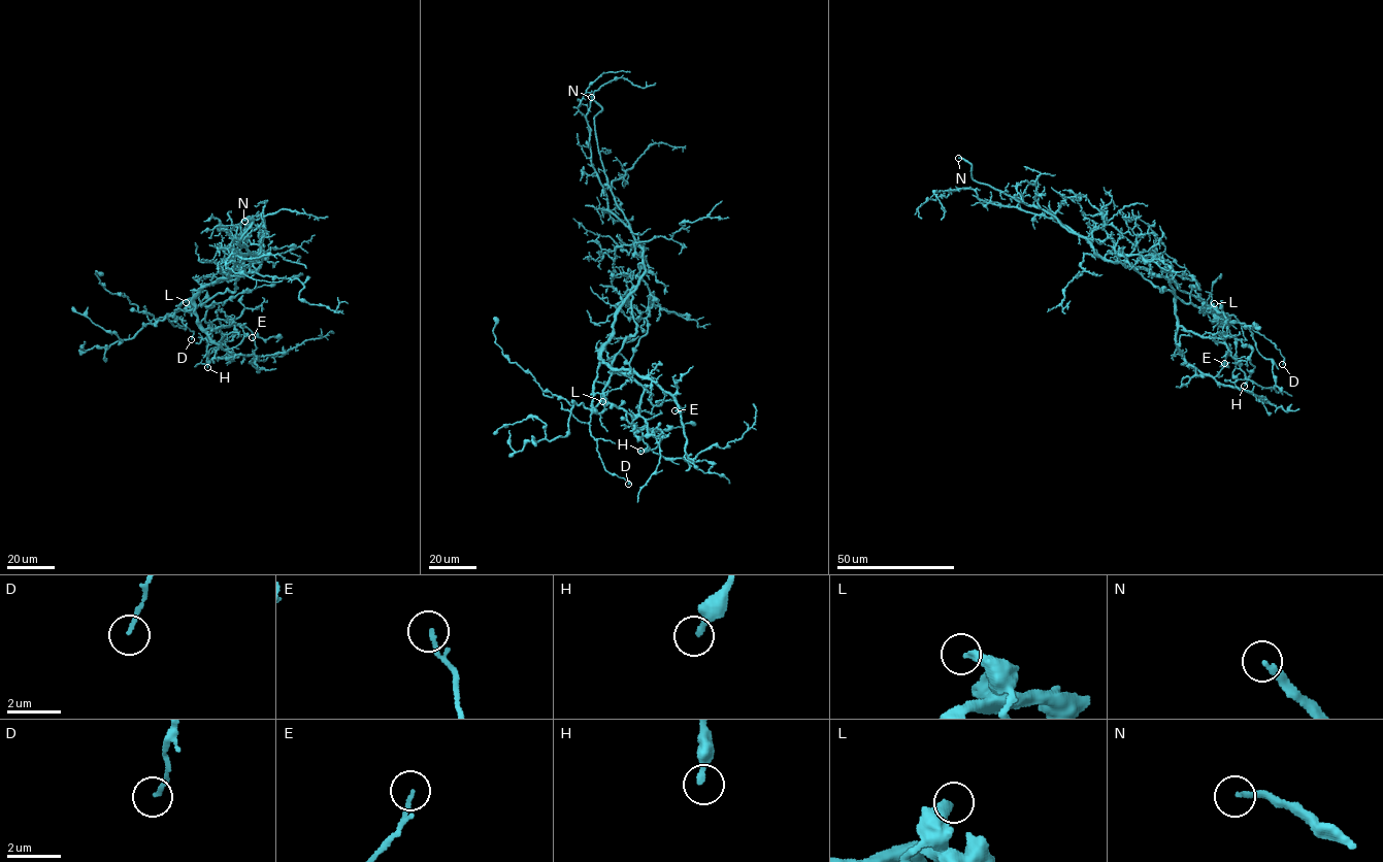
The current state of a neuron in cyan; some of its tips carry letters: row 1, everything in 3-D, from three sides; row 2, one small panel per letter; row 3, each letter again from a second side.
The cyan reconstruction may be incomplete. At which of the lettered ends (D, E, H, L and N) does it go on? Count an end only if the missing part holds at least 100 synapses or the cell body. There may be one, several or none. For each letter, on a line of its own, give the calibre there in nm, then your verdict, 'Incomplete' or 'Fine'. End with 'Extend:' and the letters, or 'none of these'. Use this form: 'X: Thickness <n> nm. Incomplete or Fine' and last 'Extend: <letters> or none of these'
D: Thickness 150 nm. Fine
E: Thickness 140 nm. Fine
H: Thickness 280 nm. Fine
L: Thickness 320 nm. Fine
N: Thickness 200 nm. Incomplete
Extend: N

